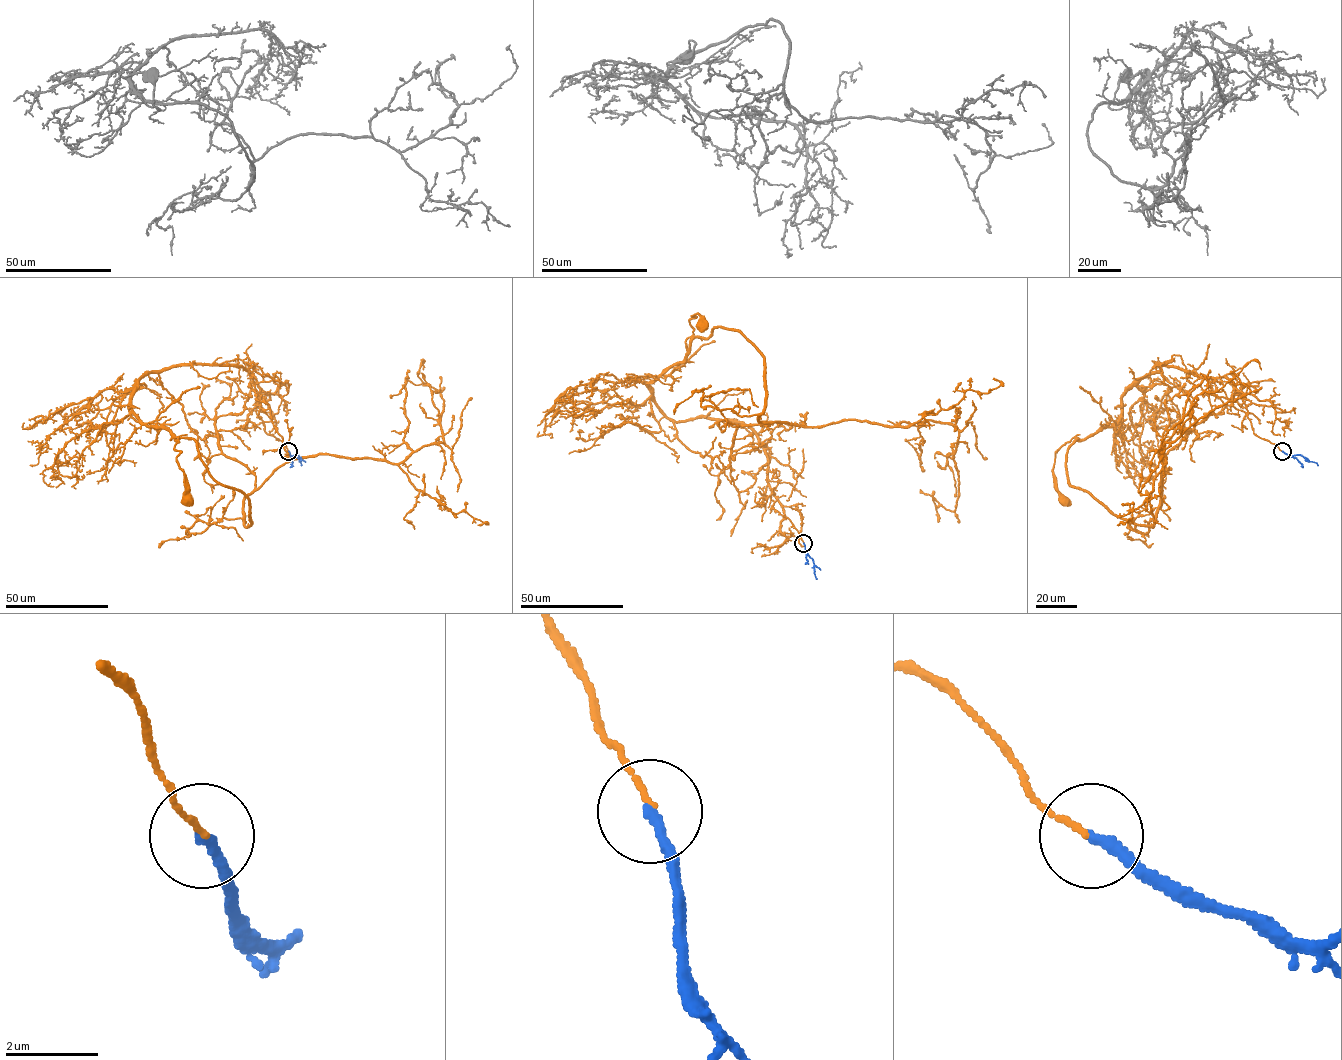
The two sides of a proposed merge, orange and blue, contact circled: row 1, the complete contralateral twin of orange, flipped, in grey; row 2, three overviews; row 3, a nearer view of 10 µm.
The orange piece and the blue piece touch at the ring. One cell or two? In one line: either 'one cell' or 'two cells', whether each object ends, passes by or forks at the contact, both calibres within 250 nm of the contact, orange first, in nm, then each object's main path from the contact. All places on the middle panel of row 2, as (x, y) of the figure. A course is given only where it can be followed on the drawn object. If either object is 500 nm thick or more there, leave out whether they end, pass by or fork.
two cells; orange ends; blue ends; calibres 90 and 220 nm; course orange (804, 543), (771, 509), (768, 459), (750, 428), (670, 420), (647, 387), (683, 360), (691, 316), (703, 327); course blue (804, 543), (812, 559), (816, 579)

